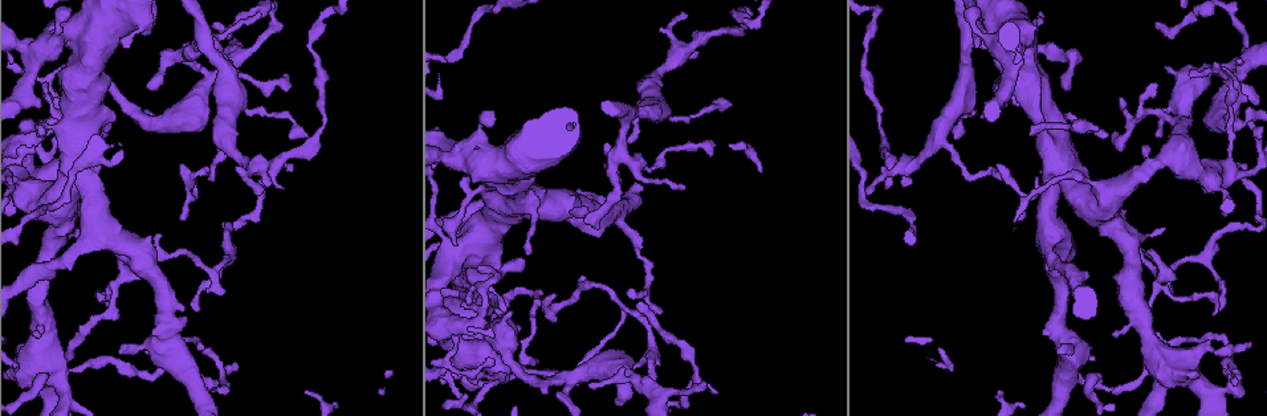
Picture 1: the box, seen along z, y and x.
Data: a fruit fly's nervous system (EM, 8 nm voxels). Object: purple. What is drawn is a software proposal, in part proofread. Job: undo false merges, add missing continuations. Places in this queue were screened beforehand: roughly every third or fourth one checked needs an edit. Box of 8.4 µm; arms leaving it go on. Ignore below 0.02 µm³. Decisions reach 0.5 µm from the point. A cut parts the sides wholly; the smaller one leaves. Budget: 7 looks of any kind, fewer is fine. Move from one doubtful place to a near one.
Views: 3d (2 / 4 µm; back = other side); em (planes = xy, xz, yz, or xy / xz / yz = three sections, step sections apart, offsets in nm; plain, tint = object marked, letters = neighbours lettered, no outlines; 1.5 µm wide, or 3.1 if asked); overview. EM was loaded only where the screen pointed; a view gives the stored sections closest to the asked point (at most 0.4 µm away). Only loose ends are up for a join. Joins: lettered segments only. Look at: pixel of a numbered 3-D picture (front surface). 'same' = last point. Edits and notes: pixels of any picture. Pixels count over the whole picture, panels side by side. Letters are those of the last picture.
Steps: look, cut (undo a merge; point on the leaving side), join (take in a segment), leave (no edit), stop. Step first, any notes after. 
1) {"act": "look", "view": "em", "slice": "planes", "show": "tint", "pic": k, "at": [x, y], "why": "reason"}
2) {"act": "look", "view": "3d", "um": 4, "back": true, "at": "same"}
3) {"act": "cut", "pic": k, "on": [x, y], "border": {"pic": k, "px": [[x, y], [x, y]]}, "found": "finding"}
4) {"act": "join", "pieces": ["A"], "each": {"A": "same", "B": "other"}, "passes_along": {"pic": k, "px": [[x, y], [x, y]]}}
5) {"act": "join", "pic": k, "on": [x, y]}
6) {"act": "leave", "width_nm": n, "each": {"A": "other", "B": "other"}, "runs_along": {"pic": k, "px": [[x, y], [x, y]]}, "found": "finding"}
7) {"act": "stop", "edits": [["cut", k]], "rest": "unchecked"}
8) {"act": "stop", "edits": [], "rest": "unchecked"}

{"act": "look", "view": "em", "slice": "xz", "step": 4, "show": "tint", "pic": 1, "at": [1156, 25], "why": "branch stops here"}

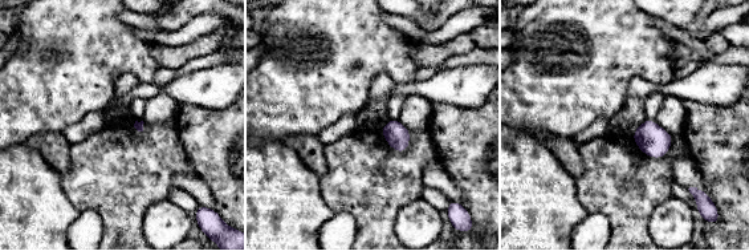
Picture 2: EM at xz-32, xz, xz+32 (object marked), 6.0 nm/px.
{"act": "look", "view": "em", "slice": "planes", "show": "letters", "at": "same", "why": "another direction"}

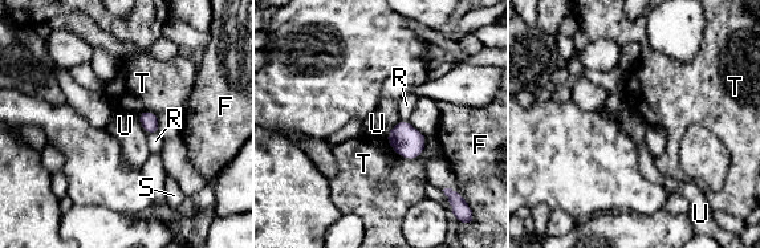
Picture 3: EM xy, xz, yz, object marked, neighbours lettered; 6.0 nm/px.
{"act": "leave", "each": {"F": "other", "R": "other", "S": "other", "T": "other", "U": "other"}, "found": "none of them fits"}

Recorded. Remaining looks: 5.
{"act": "look", "view": "em", "slice": "planes", "show": "letters", "pic": 1, "at": [1244, 167], "why": "branch stops here"}

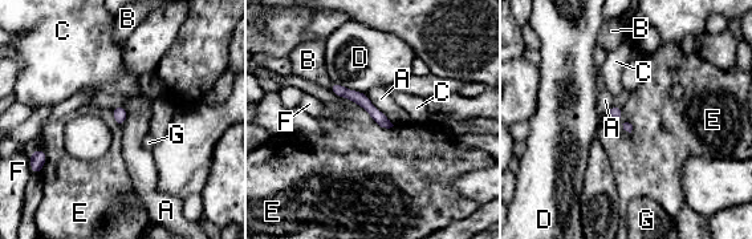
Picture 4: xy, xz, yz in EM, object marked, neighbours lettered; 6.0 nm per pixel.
{"act": "leave", "each": {"A": "other", "B": "other", "C": "other", "D": "other", "E": "other", "F": "other", "G": "other"}, "border": {"pic": 4, "px": [[365, 93], [393, 125]]}, "found": "none of them fits"}

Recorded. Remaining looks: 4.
{"act": "look", "view": "em", "slice": "planes", "show": "letters", "pic": 1, "at": [695, 55], "why": "branch stops here"}

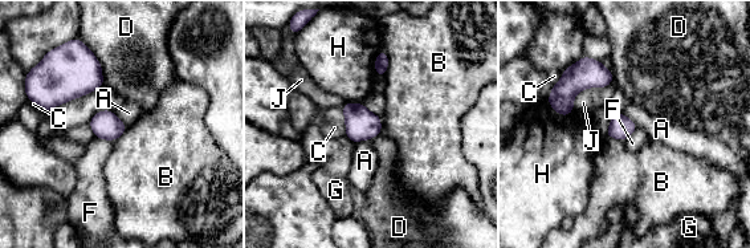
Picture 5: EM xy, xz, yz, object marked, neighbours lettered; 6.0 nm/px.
{"act": "leave", "width_nm": 140, "longest_contact_nm": ["J", 320], "each": {"A": "other", "B": "other", "C": "other", "D": "other", "F": "other", "G": "other", "H": "other", "J": "other"}, "found": "no lettered segment goes on from it"}

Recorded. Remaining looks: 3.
{"act": "stop", "edits": [], "rest": "unchecked"}

